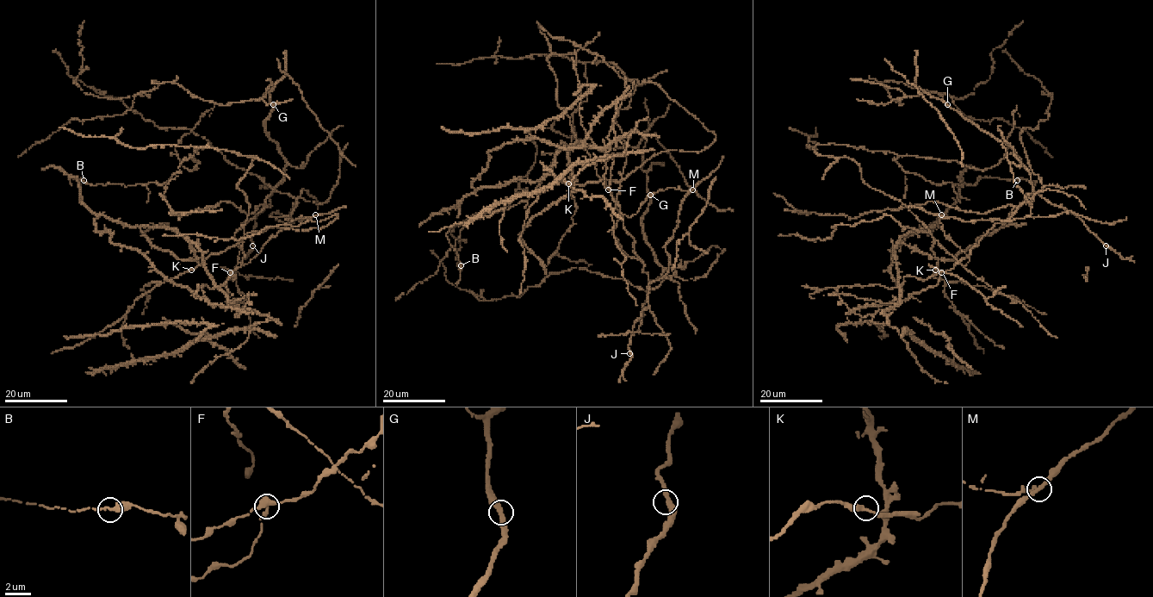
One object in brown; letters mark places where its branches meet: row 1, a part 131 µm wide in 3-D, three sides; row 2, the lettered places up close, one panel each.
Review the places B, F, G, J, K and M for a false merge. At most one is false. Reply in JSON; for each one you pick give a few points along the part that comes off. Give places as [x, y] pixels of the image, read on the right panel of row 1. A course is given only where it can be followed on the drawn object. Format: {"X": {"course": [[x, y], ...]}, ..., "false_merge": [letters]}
{"M": {"course": [[941, 214], [939, 221], [945, 237], [969, 258], [965, 265]]}, "false_merge": ["M"]}

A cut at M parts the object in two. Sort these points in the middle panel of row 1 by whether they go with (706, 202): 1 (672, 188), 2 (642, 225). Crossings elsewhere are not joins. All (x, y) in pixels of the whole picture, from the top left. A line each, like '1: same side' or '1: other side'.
1: other side
2: same side

